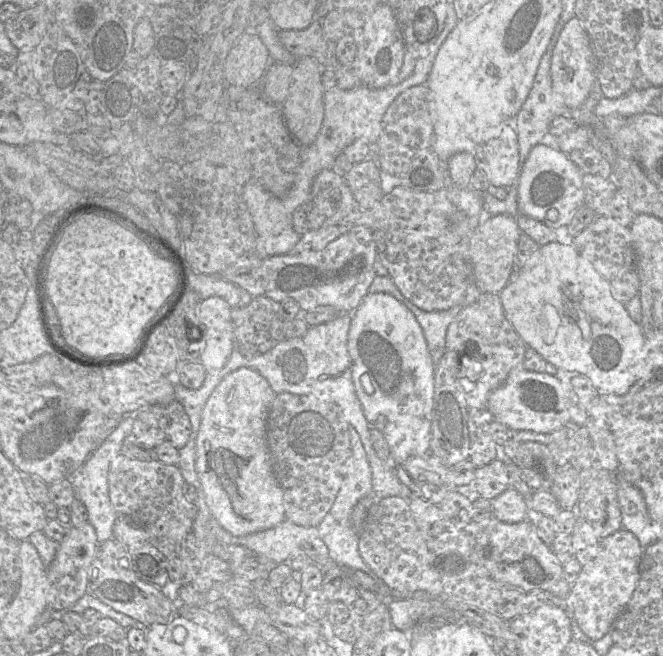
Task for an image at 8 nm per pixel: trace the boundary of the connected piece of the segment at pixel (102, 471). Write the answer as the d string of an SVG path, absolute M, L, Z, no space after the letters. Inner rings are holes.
M134 415L122 417L117 428L92 452L71 478L76 498L86 507L88 522L95 528L99 543L113 538L113 526L119 516L109 496L109 469L113 459L121 452L125 439L132 435L133 424Z

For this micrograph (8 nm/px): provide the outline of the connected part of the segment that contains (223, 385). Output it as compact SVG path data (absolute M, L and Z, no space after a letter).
M240 367L220 381L202 410L196 437L196 471L210 512L234 536L270 529L286 519L283 491L274 475L266 444L267 414L275 395L268 381L258 371Z

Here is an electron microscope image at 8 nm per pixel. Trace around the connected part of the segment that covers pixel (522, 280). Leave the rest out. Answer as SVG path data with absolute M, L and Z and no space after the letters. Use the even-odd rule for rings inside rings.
M555 241L541 246L529 259L527 264L522 269L517 270L512 276L508 285L500 293L500 298L506 318L528 347L538 352L546 361L554 365L557 369L568 371L570 373L579 373L588 377L599 393L625 395L629 388L641 377L645 361L645 336L640 323L635 322L631 318L625 308L625 304L614 298L612 294L612 286L608 280L596 271L590 261L579 254L573 244L563 245Z

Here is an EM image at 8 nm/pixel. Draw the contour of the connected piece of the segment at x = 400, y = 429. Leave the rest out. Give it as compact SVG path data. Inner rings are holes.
M383 292L367 293L359 307L352 312L352 320L348 332L348 352L351 360L351 375L354 390L360 401L366 420L371 427L380 430L384 435L396 464L401 463L412 456L429 454L435 365L424 337L423 330L414 314L402 302L390 294Z

